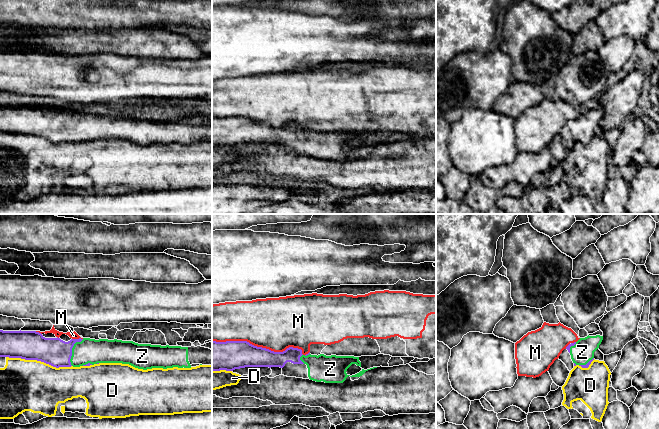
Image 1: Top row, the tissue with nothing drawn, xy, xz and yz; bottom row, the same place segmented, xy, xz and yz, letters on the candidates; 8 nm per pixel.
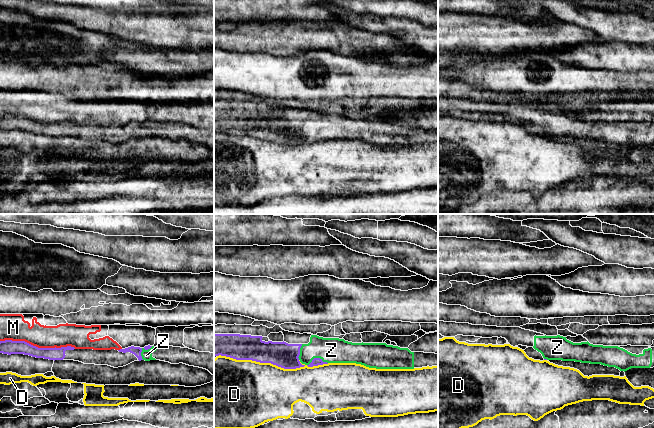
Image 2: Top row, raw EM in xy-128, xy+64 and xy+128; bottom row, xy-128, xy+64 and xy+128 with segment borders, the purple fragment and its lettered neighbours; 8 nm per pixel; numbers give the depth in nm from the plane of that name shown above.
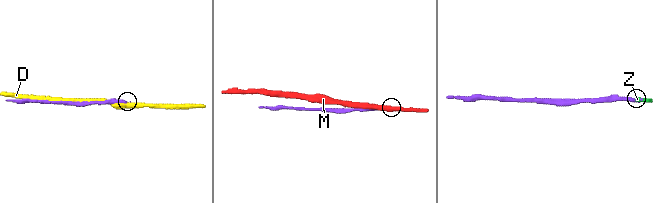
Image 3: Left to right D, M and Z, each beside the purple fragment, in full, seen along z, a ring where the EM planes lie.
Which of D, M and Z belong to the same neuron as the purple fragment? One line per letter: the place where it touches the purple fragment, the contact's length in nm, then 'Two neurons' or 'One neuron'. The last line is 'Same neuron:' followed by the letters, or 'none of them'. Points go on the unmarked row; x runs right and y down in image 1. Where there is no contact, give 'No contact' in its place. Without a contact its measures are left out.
D: Touches purple at xy (39, 136). Shared border 550 nm. Two neurons
M: Touches purple at xz (259, 123). Shared border 750 nm. Two neurons
Z: Touches purple at xy (71, 126). Shared border 240 nm. One neuron
Same neuron: Z

